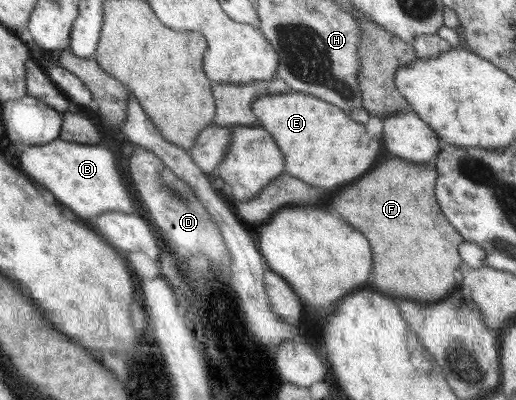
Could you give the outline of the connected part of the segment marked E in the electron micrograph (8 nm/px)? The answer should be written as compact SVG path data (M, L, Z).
M304 92L261 95L251 106L284 155L284 173L317 188L339 188L377 164L381 142L337 105Z

